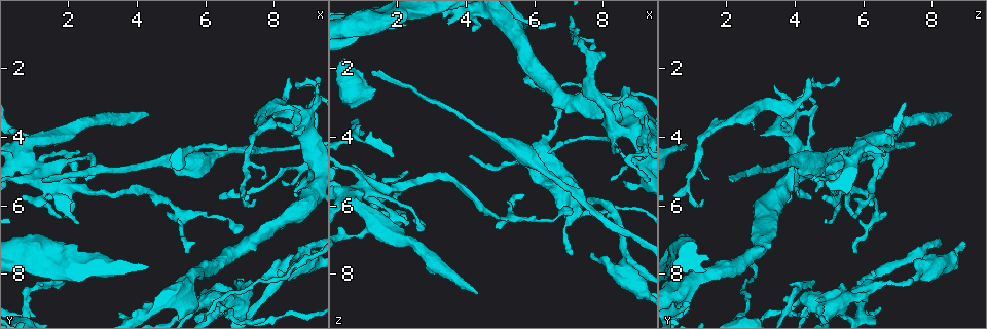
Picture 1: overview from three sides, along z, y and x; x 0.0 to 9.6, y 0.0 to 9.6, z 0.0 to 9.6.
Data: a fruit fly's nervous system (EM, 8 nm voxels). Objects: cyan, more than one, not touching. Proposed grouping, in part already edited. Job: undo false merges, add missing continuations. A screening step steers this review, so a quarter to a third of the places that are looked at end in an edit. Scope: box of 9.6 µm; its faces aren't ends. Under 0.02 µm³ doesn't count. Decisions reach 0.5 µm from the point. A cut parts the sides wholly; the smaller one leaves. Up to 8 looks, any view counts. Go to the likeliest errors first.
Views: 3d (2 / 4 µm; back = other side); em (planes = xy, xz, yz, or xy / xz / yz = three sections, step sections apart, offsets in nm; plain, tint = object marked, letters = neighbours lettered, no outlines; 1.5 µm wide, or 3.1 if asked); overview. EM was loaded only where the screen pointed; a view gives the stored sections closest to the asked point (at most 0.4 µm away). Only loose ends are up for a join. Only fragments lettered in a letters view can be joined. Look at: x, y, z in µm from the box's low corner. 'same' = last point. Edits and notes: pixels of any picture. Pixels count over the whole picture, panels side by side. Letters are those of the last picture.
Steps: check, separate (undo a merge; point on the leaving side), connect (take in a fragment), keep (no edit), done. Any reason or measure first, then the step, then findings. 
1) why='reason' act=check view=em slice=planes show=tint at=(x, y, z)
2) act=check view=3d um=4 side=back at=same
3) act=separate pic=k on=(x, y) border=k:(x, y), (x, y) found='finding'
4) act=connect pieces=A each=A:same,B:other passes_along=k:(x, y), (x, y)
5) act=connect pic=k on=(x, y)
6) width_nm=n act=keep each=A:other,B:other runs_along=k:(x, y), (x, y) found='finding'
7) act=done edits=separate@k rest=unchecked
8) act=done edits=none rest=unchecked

why='a narrow waist' act=check view=em slice=planes show=letters at=(5.30, 6.35, 6.35)

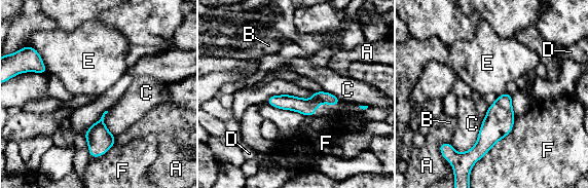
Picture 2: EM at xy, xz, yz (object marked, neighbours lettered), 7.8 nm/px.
act=keep each=A:other,B:other,C:other,D:other,E:other,F:other runs_along=2:(507, 96), (465, 178) found='all the same neuron'

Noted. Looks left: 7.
act=check view=3d um=4 at=(7.15, 6.70, 6.10)

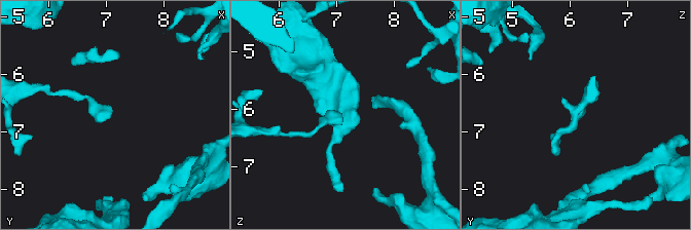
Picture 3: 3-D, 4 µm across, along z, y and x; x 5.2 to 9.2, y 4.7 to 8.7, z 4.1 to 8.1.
act=check view=em slice=planes show=letters at=(7.05, 6.70, 6.05)

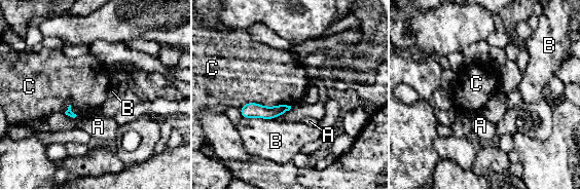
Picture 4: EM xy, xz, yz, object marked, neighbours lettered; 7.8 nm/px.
longest_contact=C:400nm act=keep each=A:other,B:other,C:other found='none of them fits'

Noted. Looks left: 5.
act=check view=em slice=yz step=4 show=tint at=(7.65, 3.50, 2.20)

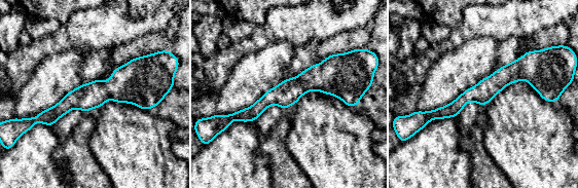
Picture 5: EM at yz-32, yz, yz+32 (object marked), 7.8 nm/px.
act=check view=em slice=planes show=letters at=same

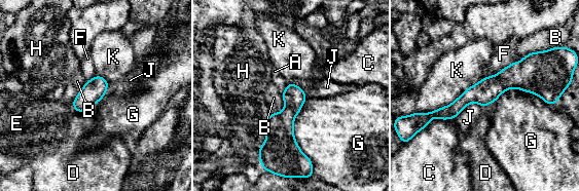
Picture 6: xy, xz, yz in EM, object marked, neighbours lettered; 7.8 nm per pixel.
act=keep each=A:other,B:other,C:other,D:other,E:other,F:other,G:other,H:other,J:other,K:other border=6:(493, 103), (518, 88), (555, 104) found='all the same neuron'

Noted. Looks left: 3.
act=done edits=none rest=unchecked

